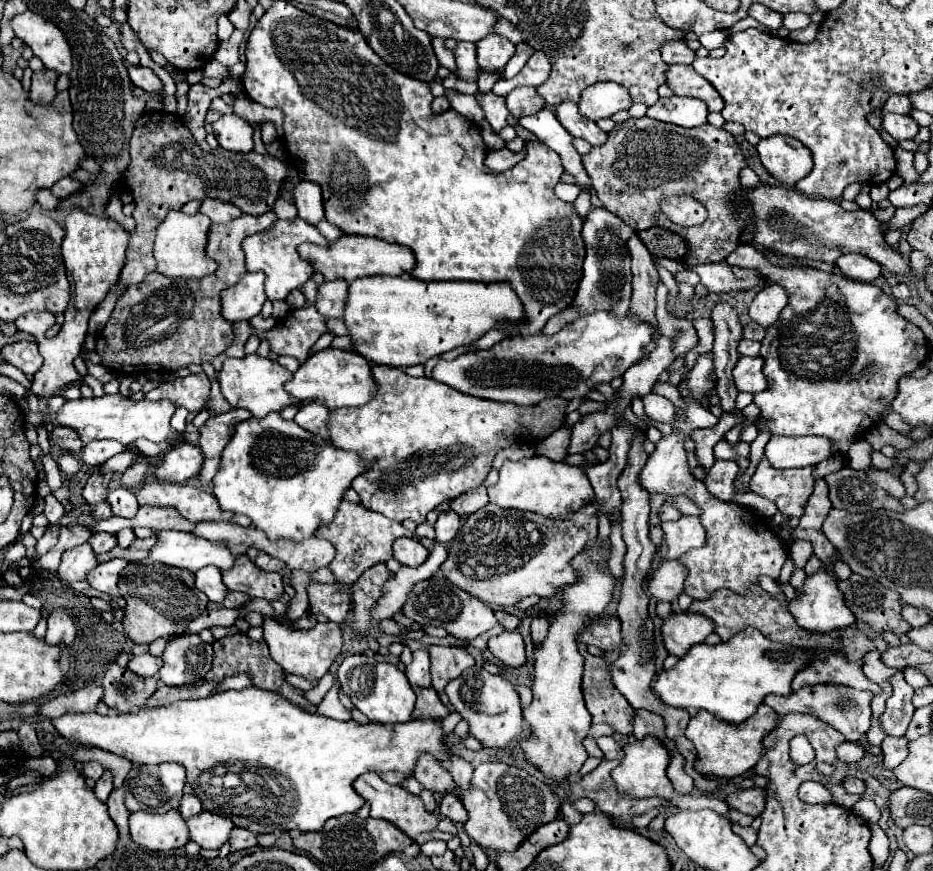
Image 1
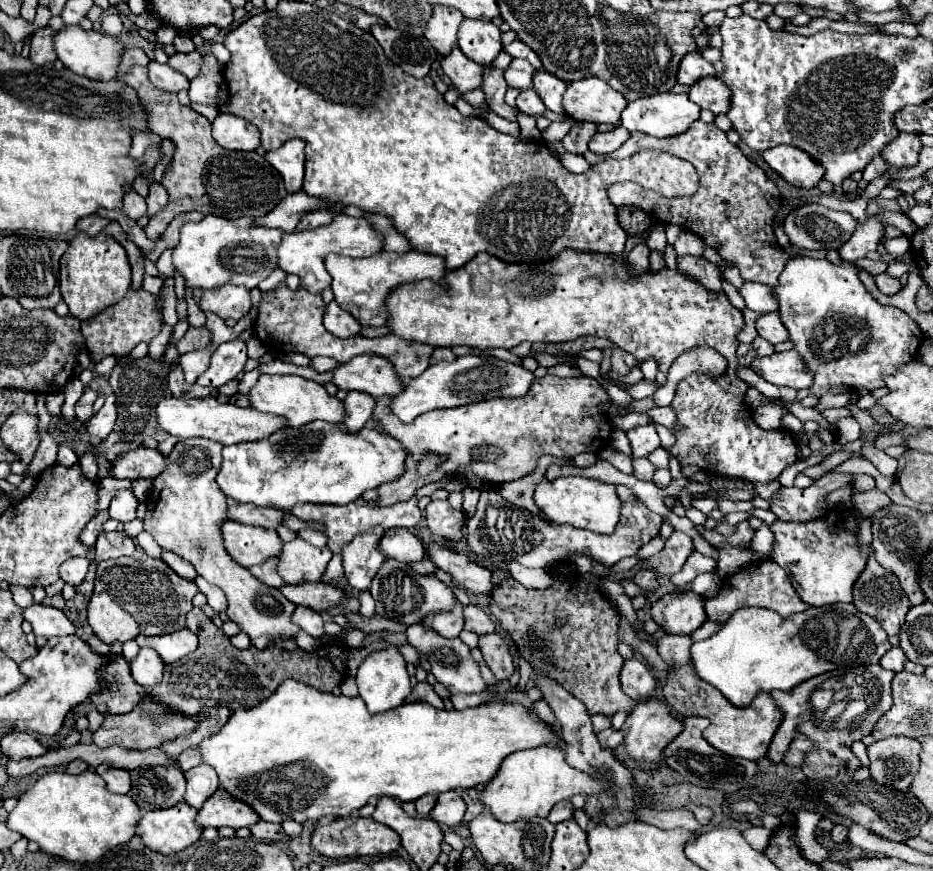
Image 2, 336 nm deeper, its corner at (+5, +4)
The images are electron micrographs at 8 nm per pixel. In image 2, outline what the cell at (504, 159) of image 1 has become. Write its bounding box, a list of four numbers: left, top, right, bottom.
[516,111,540,141]

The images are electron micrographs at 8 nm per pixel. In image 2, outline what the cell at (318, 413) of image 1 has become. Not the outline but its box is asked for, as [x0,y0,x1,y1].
[344,391,376,433]

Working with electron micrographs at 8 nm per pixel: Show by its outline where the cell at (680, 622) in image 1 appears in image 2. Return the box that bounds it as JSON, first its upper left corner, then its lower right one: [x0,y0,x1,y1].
[650,591,706,635]

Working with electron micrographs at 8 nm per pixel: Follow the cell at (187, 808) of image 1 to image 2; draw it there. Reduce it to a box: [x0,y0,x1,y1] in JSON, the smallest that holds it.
[184,763,218,809]

